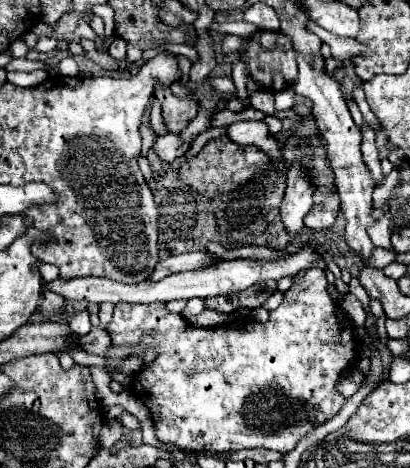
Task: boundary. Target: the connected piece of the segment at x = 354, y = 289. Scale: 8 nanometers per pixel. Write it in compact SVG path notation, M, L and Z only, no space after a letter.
M352 278L349 283L349 290L350 293L354 294L356 298L358 298L365 309L369 307L370 297L366 290L361 286L359 280Z

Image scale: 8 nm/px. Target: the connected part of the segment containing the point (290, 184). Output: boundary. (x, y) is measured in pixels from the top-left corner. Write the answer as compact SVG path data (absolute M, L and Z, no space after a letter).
M292 166L286 176L286 192L280 202L280 218L288 234L296 234L304 228L304 216L312 208L314 186L310 178L300 170L300 166Z

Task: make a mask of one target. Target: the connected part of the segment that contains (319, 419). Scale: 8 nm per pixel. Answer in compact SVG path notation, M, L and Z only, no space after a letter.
M310 268L310 272L306 272L304 276L296 276L292 286L288 288L288 292L284 292L284 300L282 304L270 312L270 320L266 324L254 322L254 320L240 320L234 324L224 324L224 326L216 326L216 328L196 328L192 326L184 316L180 314L172 314L166 310L166 304L156 302L156 304L126 304L120 302L114 306L114 316L110 320L110 324L106 326L106 332L110 334L111 343L114 346L134 346L134 354L142 354L146 348L152 348L156 352L156 358L146 364L134 378L132 378L132 392L136 398L140 398L154 420L156 426L156 438L164 444L174 444L180 450L208 450L208 452L234 452L234 450L242 450L242 448L264 448L264 450L276 450L276 452L290 452L298 440L308 434L312 428L324 424L328 418L332 418L342 404L346 402L346 398L342 398L336 392L336 382L342 378L342 374L348 370L350 362L354 362L356 358L356 350L358 350L358 342L354 336L352 328L346 328L346 316L344 312L332 302L330 294L328 294L328 284L326 284L326 276L322 268Z

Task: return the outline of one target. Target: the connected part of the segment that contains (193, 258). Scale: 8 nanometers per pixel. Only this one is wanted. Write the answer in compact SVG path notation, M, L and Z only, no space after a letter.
M186 252L186 254L180 254L180 256L170 256L166 260L160 260L158 266L154 268L152 276L150 276L150 282L158 282L170 274L176 274L176 272L188 272L188 270L194 270L194 268L204 268L204 266L210 266L206 264L208 252Z

